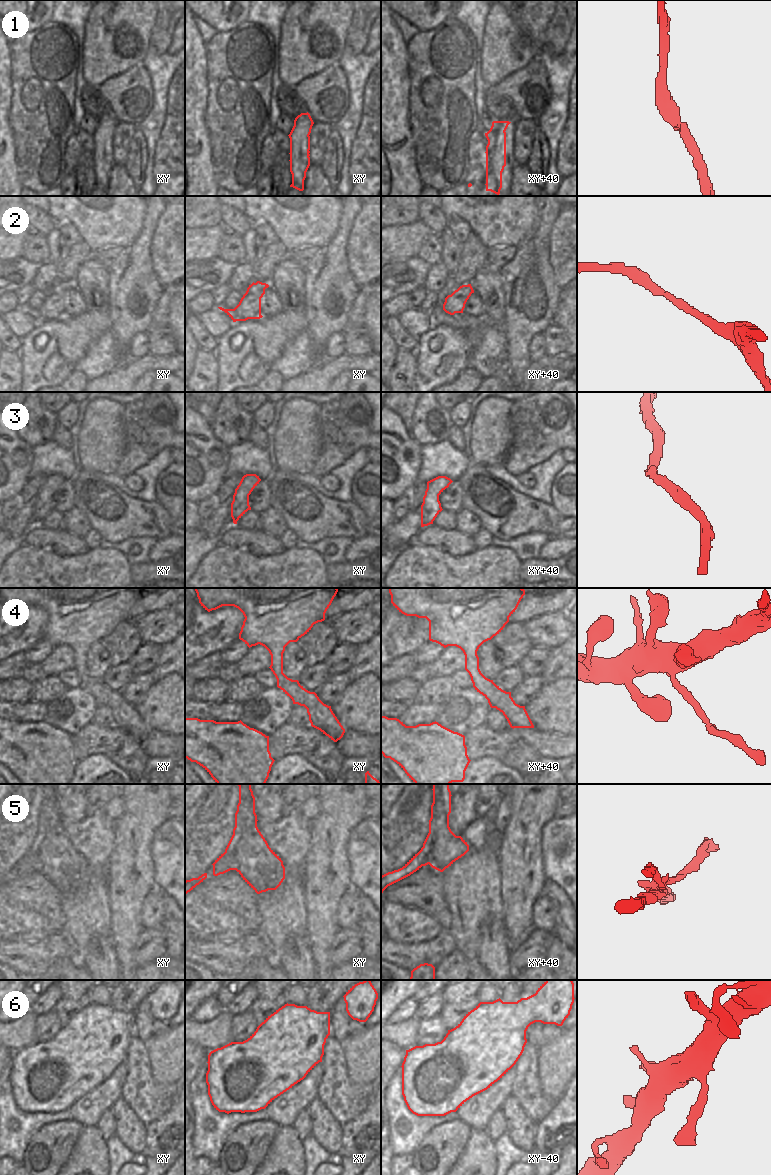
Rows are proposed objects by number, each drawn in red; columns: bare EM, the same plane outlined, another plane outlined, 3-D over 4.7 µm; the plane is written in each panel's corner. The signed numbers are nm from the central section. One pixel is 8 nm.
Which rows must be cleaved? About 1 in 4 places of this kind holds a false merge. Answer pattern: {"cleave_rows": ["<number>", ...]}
{"cleave_rows": ["4", "5"]}

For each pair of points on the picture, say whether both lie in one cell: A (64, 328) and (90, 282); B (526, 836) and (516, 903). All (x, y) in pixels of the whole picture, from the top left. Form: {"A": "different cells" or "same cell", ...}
{"A": "different cells", "B": "same cell"}

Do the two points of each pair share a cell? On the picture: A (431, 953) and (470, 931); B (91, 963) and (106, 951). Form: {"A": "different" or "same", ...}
{"A": "different", "B": "same"}

